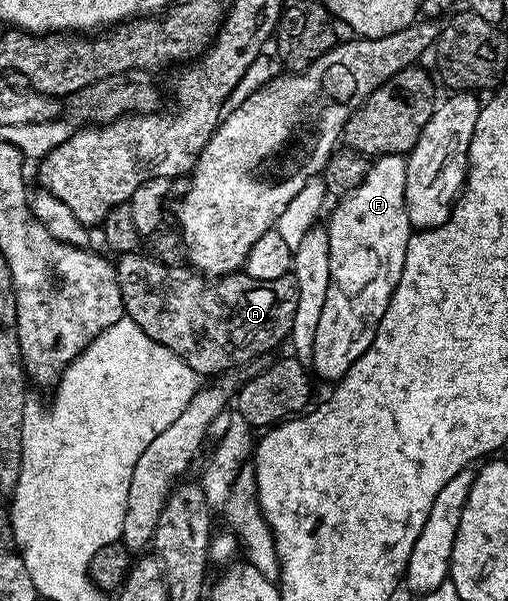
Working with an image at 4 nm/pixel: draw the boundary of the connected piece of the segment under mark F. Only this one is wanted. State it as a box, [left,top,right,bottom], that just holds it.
[309,153,413,383]

